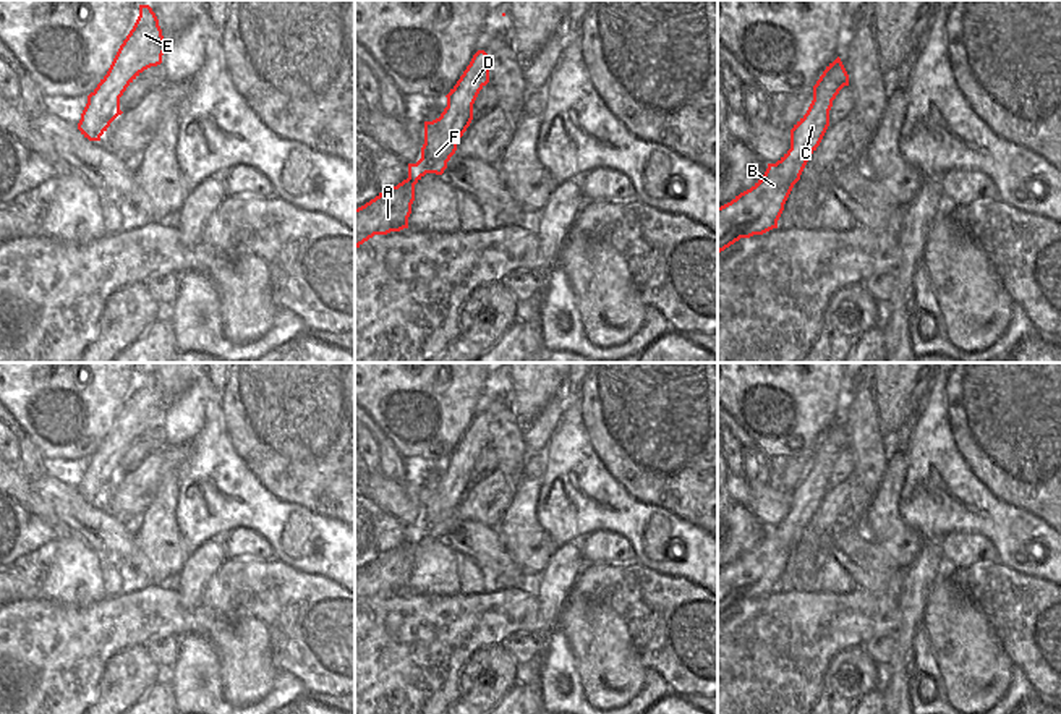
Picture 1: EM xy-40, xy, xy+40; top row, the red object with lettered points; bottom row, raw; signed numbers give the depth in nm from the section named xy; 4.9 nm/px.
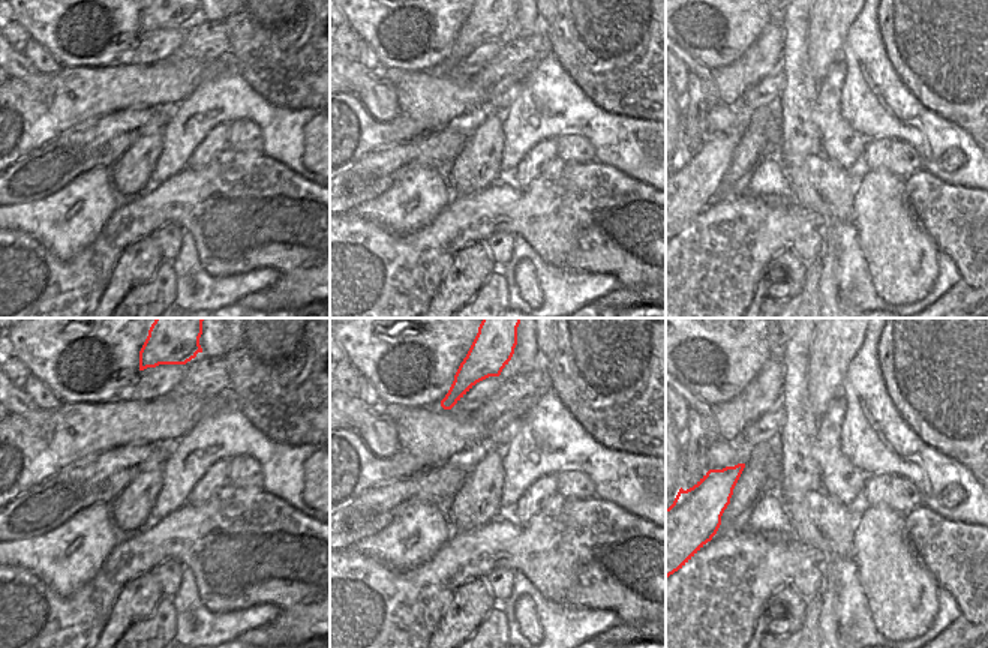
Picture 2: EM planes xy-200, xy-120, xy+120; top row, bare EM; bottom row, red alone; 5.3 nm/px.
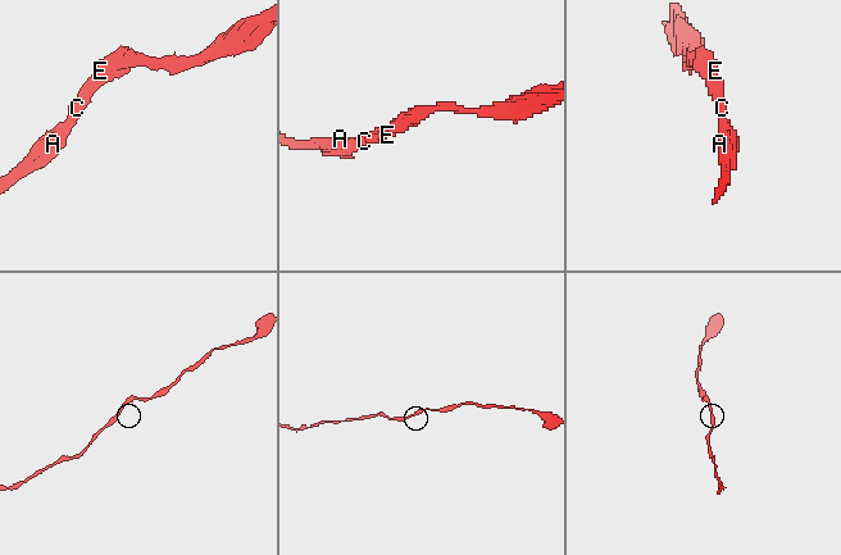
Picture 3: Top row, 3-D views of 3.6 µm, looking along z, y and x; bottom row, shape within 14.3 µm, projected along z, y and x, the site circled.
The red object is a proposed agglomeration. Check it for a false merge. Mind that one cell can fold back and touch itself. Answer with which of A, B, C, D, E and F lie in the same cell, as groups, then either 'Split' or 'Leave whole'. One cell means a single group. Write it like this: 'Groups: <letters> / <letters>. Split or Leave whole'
Groups: A B C D E F. Leave whole

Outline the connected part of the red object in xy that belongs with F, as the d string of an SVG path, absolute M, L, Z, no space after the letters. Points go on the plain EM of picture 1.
M478 413L457 447L450 452L447 470L439 481L424 484L421 521L408 526L408 541L379 555L355 572L355 614L374 597L408 591L415 563L415 547L426 538L442 538L457 513L457 505L473 482L473 466L489 445L489 418Z

